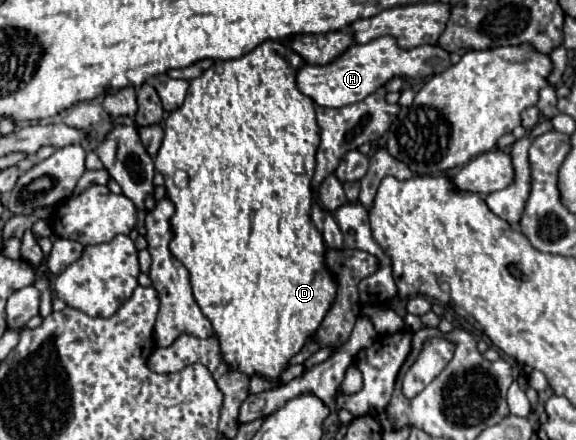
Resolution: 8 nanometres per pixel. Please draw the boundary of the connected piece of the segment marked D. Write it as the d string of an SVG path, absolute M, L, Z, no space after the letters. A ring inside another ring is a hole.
M267 40L259 44L255 50L249 54L237 58L237 60L215 60L209 70L205 70L199 78L189 80L189 90L185 96L185 102L169 114L165 120L165 138L163 144L155 156L155 168L165 176L165 188L167 188L167 198L173 200L175 204L175 216L171 218L171 228L173 228L173 242L171 242L171 252L173 256L189 270L191 274L191 286L195 300L203 314L211 320L215 336L221 342L221 352L227 364L233 368L245 372L247 376L261 374L269 380L277 380L281 372L289 366L287 360L299 352L299 348L305 346L307 336L319 328L319 320L323 320L323 312L327 312L327 304L335 300L335 280L331 280L331 274L325 270L323 262L323 252L325 244L323 238L319 236L317 228L311 224L309 212L311 212L311 176L315 172L315 152L319 146L319 126L315 122L315 102L301 94L295 82L297 72L305 66L305 60L297 54L285 48L281 42ZM175 170L185 170L189 174L189 186L187 190L179 190L173 186L171 178Z

